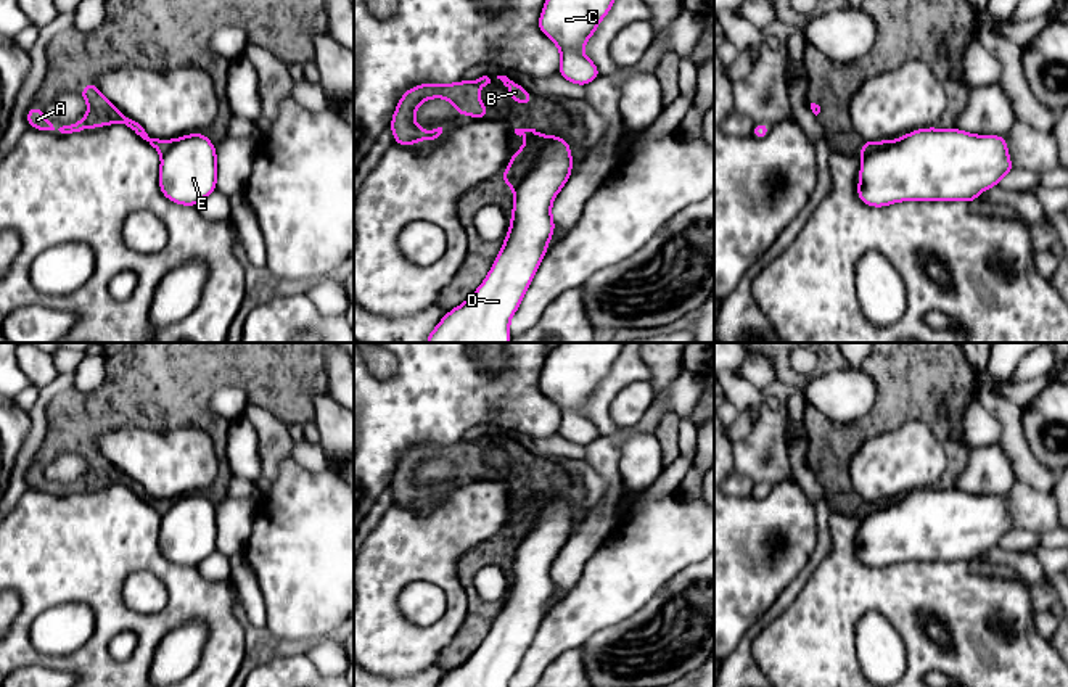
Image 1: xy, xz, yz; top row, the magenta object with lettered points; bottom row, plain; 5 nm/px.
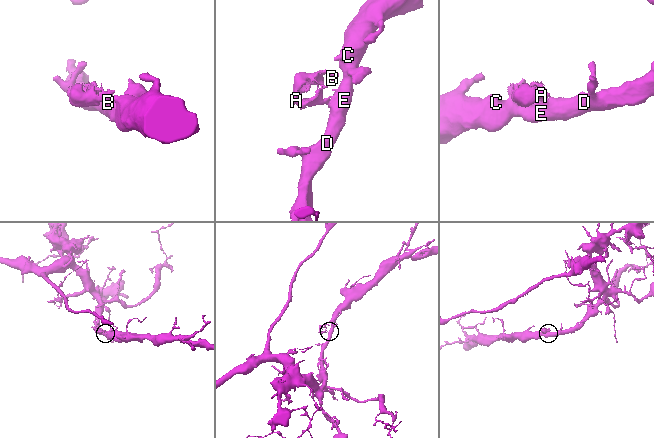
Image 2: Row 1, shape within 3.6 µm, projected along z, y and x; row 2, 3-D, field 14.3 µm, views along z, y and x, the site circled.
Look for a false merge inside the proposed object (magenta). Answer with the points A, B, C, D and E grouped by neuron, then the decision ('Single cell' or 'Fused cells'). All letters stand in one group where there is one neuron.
Groups: A B / C D E. Fused cells

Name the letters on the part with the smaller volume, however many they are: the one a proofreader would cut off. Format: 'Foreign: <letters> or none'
Foreign: A, B

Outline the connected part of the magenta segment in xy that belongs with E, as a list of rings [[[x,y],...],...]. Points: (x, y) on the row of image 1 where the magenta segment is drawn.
[[[203,132],[174,138],[161,156],[159,191],[170,203],[198,208],[216,190],[216,145]]]

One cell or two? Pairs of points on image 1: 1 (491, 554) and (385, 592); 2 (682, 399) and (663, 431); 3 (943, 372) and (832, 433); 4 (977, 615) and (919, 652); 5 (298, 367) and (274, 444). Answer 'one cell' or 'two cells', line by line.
1: two cells
2: two cells
3: one cell
4: one cell
5: two cells

